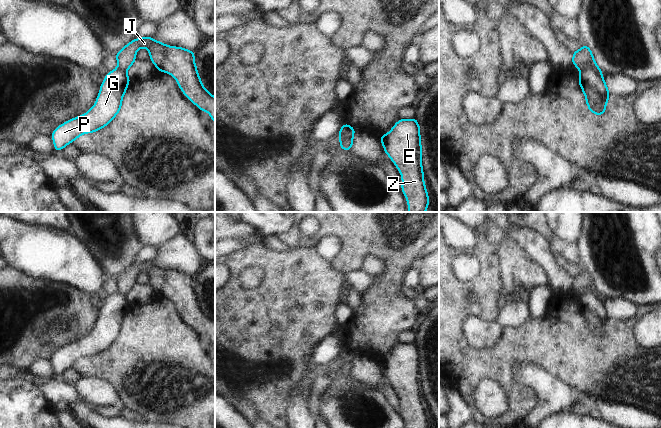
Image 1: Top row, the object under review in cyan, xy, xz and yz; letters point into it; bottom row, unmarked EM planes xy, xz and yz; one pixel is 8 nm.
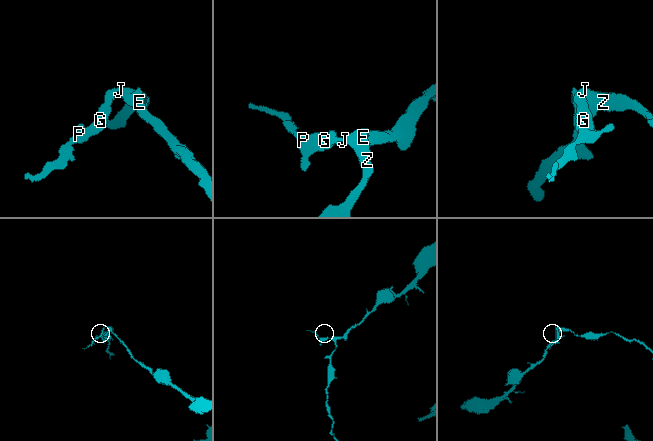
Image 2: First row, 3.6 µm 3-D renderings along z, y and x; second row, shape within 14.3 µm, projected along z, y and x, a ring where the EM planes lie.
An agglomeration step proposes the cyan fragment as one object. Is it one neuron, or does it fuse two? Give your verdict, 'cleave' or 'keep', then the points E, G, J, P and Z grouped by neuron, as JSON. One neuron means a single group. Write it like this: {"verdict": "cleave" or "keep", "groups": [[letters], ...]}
{"verdict": "cleave", "groups": [["E", "J", "Z"], ["G", "P"]]}

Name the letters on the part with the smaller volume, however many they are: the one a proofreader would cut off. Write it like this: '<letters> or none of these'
G, P

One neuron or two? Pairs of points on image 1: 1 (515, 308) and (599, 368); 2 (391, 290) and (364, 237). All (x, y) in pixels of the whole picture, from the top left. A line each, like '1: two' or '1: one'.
1: two
2: one

